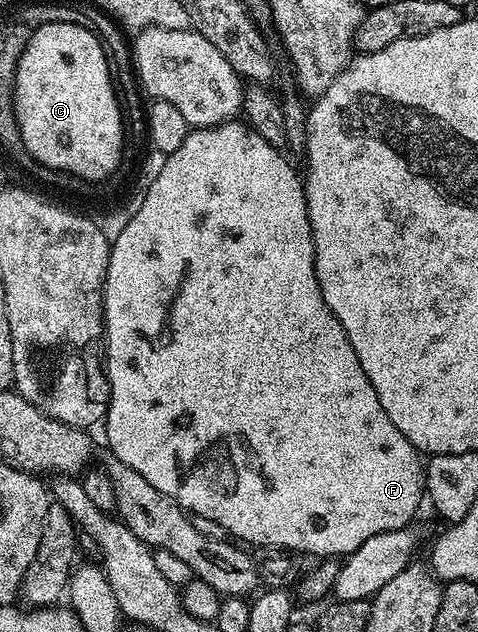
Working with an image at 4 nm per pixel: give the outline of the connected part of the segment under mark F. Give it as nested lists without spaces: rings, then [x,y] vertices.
[[[242,121],[190,129],[180,147],[167,154],[164,170],[146,190],[144,205],[140,205],[136,217],[111,242],[106,284],[102,287],[104,366],[106,380],[110,382],[110,403],[104,420],[106,443],[110,446],[109,454],[136,469],[148,485],[156,485],[160,493],[177,501],[183,511],[216,521],[227,536],[251,548],[345,557],[360,549],[368,537],[376,537],[376,533],[411,526],[410,518],[417,513],[422,499],[424,503],[424,463],[408,437],[384,413],[368,373],[360,369],[360,357],[356,357],[352,341],[348,341],[340,321],[324,301],[314,268],[304,179],[299,168],[297,171],[282,153]]]

